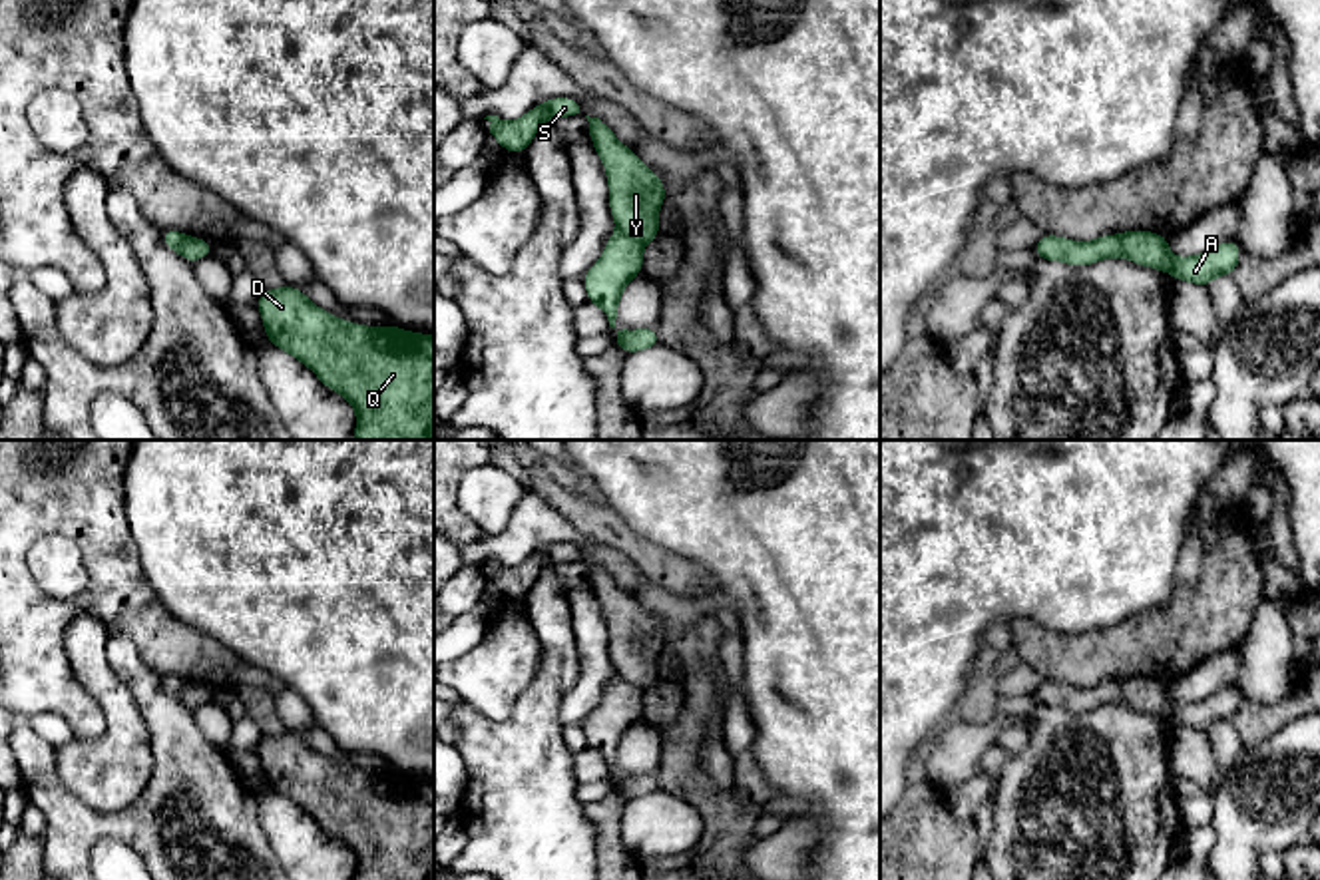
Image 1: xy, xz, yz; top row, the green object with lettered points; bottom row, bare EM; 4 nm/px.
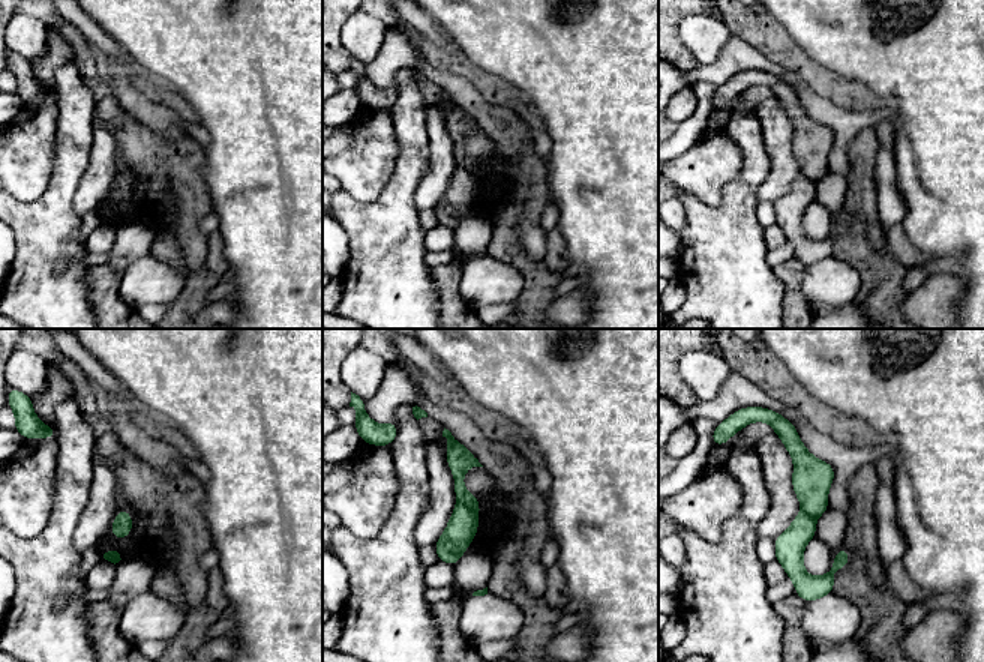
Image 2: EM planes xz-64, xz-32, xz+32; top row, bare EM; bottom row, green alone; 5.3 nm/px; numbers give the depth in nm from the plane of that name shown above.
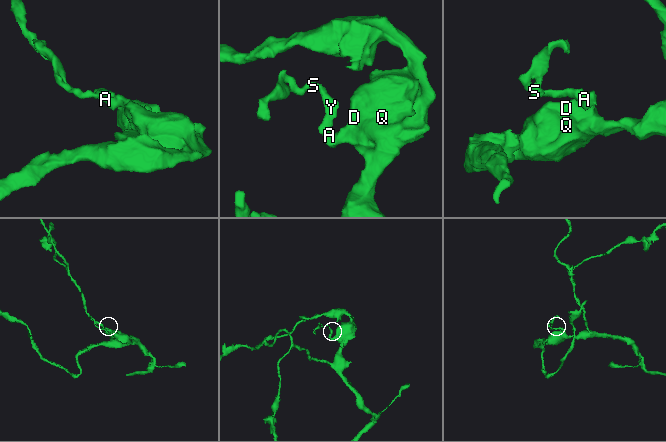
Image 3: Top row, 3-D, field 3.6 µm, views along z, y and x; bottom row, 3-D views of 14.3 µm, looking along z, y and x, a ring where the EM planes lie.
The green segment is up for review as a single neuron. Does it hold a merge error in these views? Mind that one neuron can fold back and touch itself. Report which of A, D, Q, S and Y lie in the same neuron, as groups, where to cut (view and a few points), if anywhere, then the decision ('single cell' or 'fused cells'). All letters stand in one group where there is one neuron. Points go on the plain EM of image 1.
A D Q / S Y; cut in xz along (618, 673), (642, 691); fused cells

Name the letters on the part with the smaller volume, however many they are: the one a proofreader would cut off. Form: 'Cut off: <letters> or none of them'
Cut off: S, Y

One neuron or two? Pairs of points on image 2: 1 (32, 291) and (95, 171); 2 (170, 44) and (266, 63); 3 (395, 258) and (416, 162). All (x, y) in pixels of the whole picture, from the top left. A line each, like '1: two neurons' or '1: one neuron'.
1: two neurons
2: one neuron
3: one neuron

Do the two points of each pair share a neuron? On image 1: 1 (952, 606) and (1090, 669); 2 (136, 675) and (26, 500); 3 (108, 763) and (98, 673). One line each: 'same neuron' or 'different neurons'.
1: different neurons
2: different neurons
3: same neuron

